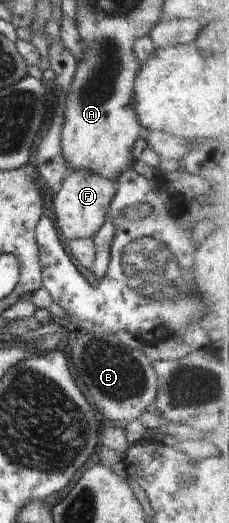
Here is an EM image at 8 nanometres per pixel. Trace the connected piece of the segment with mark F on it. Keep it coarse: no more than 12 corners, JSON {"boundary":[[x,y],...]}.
{"boundary":[[74,170],[52,204],[68,241],[94,237],[118,180]]}

